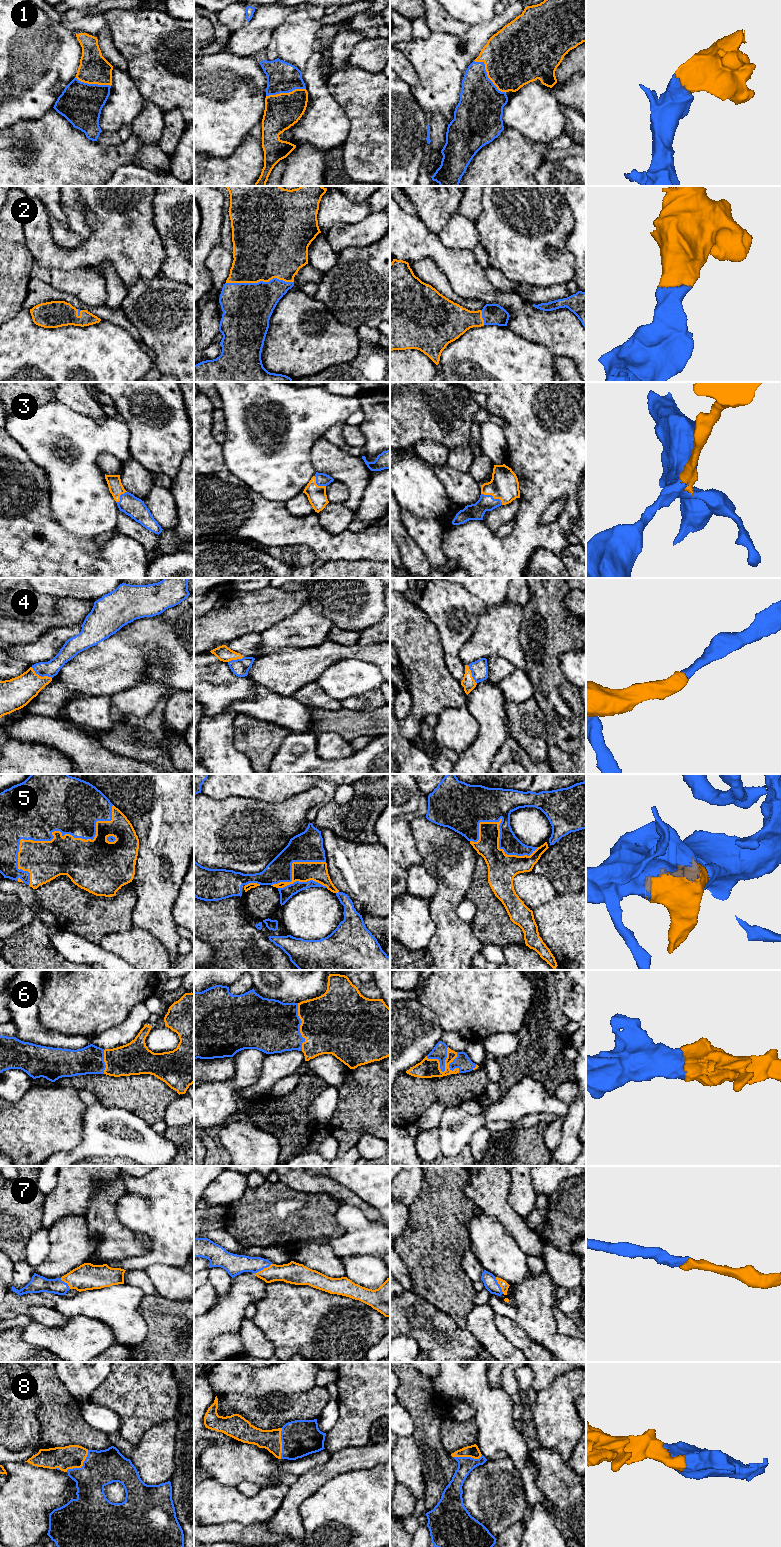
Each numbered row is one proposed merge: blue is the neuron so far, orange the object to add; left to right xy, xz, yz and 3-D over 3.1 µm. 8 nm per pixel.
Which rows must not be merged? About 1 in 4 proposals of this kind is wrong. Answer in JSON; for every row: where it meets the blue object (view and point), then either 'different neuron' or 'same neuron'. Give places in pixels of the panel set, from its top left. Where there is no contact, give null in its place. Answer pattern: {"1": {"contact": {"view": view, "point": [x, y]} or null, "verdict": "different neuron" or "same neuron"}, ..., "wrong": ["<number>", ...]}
{"1": {"contact": {"view": "yz", "point": [486, 75]}, "verdict": "same neuron"}, "2": {"contact": {"view": "xz", "point": [260, 281]}, "verdict": "same neuron"}, "3": {"contact": {"view": "yz", "point": [492, 497]}, "verdict": "same neuron"}, "4": {"contact": {"view": "xy", "point": [41, 676]}, "verdict": "same neuron"}, "5": {"contact": {"view": "xy", "point": [51, 834]}, "verdict": "same neuron"}, "6": {"contact": {"view": "yz", "point": [445, 1059]}, "verdict": "same neuron"}, "7": {"contact": {"view": "yz", "point": [499, 1285]}, "verdict": "same neuron"}, "8": {"contact": {"view": "xy", "point": [82, 1466]}, "verdict": "same neuron"}, "wrong": []}

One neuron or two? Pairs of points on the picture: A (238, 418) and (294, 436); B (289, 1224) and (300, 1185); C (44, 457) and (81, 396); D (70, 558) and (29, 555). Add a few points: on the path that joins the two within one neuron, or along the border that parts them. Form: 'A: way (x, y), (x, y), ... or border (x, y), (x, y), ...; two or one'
A: way (247, 436), (265, 457), (279, 453); one
B: border (279, 1180), (297, 1191), (321, 1193); two
C: border (56, 399), (75, 411), (93, 419); two
D: way (60, 558), (39, 558); one

